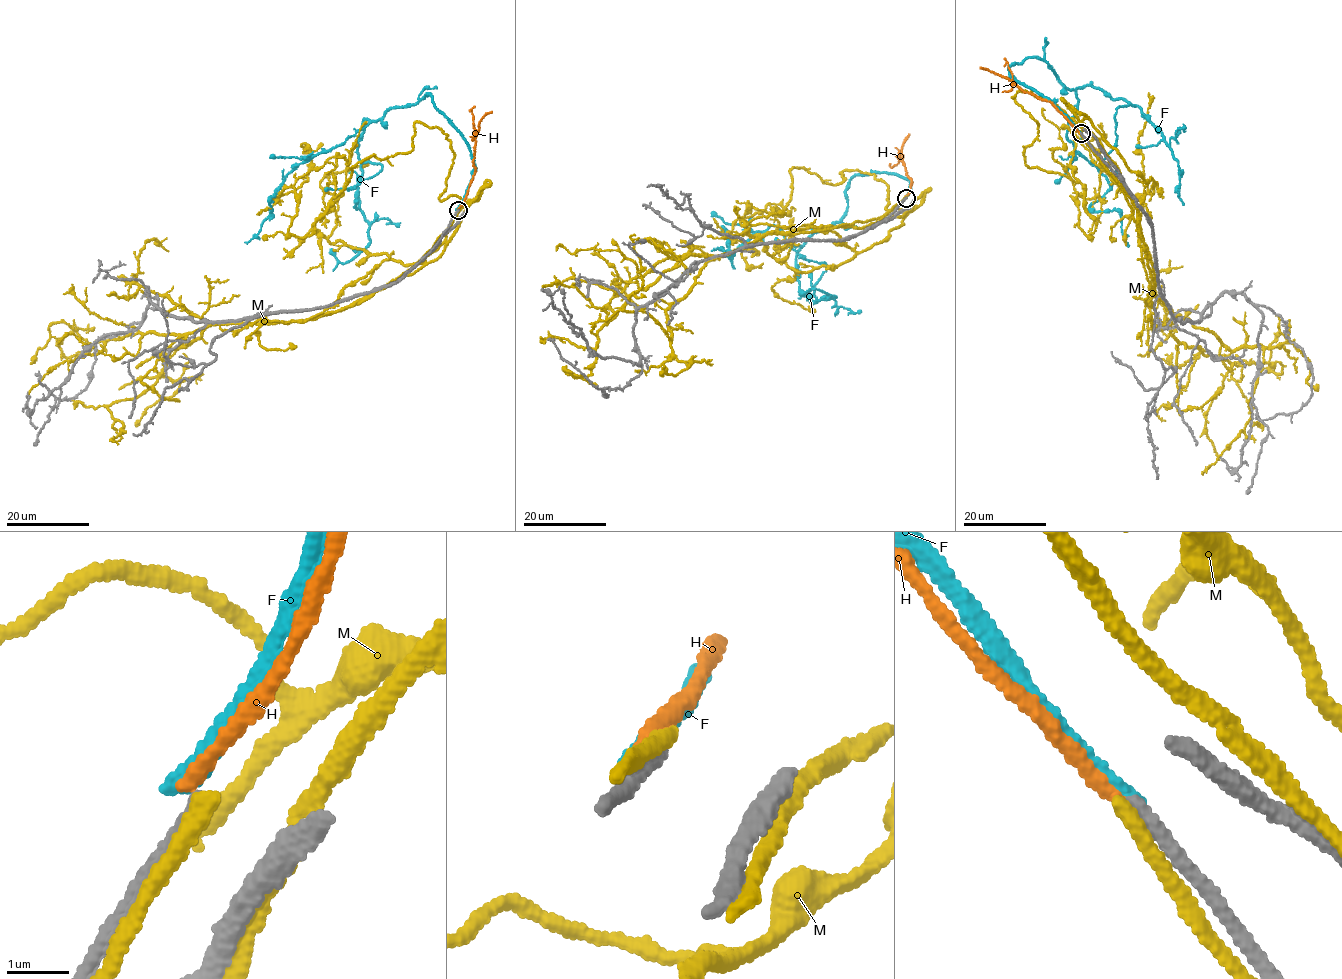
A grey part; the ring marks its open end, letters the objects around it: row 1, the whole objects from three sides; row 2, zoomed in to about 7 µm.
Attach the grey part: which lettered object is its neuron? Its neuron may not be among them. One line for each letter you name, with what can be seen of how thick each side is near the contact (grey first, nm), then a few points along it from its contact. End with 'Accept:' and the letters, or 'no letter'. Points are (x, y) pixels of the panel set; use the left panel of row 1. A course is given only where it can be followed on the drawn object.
Accept: no letter

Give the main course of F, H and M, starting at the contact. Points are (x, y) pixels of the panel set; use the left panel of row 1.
F: (458, 209), (474, 160), (427, 94), (298, 164), (271, 196), (261, 230), (244, 242)
H: (458, 209), (474, 171), (474, 153), (480, 121), (484, 115), (492, 112)
M: (457, 212), (380, 289), (477, 197), (440, 200), (454, 154), (418, 122), (299, 238), (280, 194), (323, 144)

